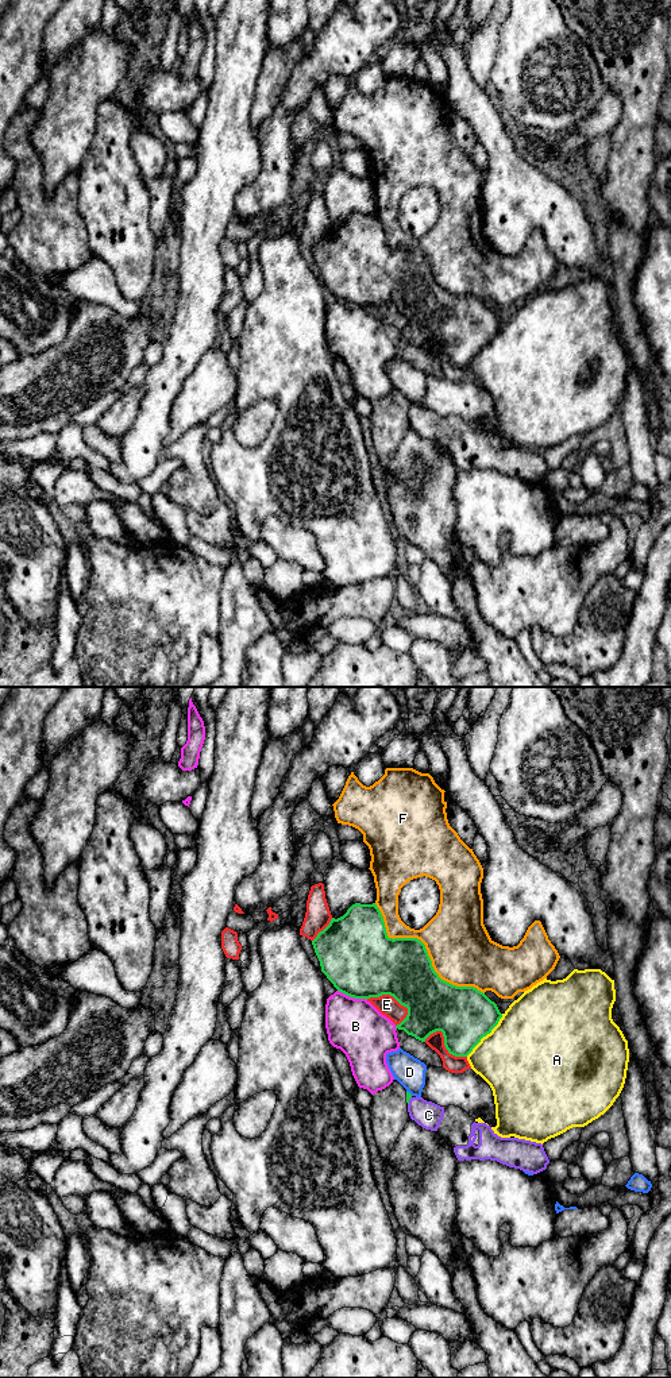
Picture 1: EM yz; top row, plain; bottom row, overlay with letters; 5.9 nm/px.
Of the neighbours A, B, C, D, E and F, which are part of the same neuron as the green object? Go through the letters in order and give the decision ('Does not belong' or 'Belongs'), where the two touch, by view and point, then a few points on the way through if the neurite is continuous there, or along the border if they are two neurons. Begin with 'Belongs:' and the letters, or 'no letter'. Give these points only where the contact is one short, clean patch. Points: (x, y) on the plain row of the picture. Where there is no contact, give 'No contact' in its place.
Belongs: no letter
A: Does not belong. Touches green at yz (486, 343)
B: Does not belong. Touches green at yz (353, 305)
C: Does not belong. Touches green at yz (409, 408). Boundary: yz (411, 405), (408, 413)
D: Does not belong. Touches green at yz (408, 401)
E: Does not belong. Touches green at yz (389, 302)
F: Does not belong. Touches green at yz (425, 258)

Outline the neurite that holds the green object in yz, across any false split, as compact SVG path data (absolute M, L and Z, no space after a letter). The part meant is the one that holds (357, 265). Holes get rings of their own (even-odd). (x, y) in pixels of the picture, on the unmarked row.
M375 212L352 213L343 225L332 227L329 233L312 250L312 254L320 270L321 281L339 301L354 308L366 309L382 304L393 305L401 314L408 317L406 327L396 337L404 339L421 351L425 351L431 343L441 340L446 358L455 366L467 366L502 327L497 313L483 301L474 296L456 296L441 289L432 275L425 254L420 248L389 247L383 225Z

